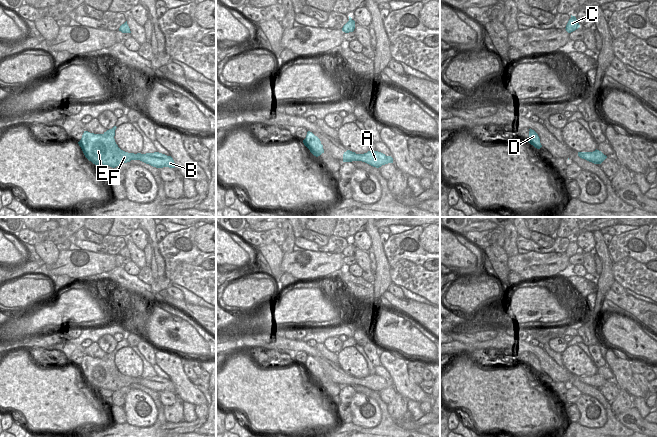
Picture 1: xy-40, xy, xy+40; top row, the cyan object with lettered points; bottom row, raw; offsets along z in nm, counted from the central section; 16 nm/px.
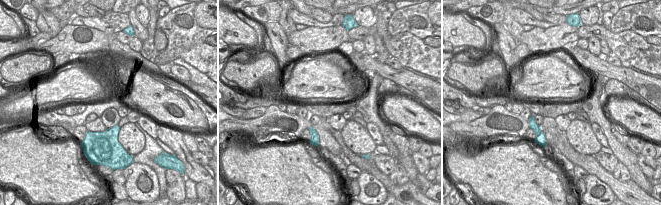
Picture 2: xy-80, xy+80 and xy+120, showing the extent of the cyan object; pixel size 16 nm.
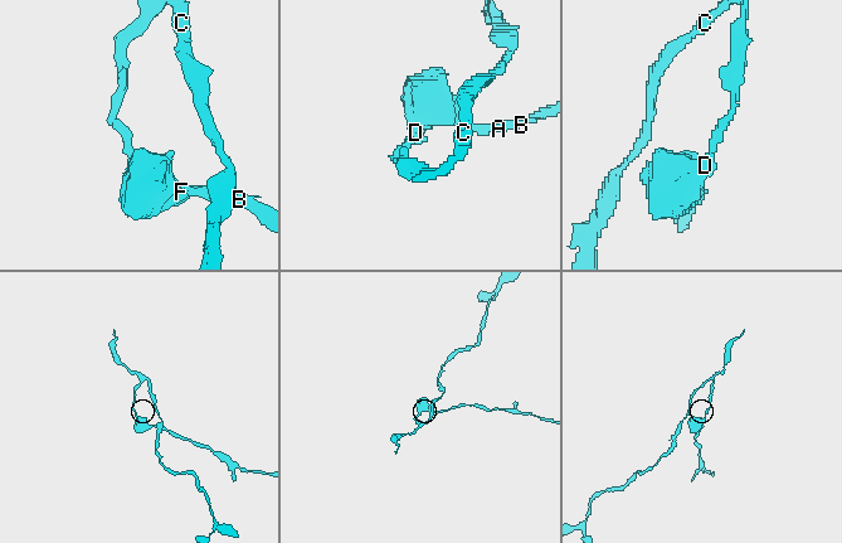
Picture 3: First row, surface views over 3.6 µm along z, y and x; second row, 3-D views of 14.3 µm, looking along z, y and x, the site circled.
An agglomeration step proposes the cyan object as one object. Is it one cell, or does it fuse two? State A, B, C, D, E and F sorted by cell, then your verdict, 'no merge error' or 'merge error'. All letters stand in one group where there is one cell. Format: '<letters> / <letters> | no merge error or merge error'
A B / C D E F | merge error

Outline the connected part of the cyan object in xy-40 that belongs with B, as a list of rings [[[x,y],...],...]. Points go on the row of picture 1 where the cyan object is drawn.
[[[154,152],[154,153],[146,153],[141,154],[137,153],[138,155],[142,155],[145,157],[146,164],[149,164],[156,168],[163,168],[163,167],[169,167],[169,168],[175,168],[175,162],[171,156],[167,156],[165,154]]]

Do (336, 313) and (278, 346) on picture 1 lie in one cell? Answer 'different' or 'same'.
different

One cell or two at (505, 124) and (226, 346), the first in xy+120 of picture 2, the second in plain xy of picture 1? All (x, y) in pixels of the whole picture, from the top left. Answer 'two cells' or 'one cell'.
one cell

